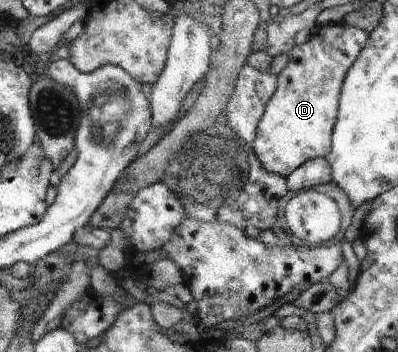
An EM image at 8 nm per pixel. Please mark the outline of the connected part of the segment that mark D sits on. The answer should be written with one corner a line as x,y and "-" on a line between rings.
343,22
330,27
315,25
313,28
315,30
310,33
310,39
306,43
295,44
290,50
288,64
277,75
276,91
266,104
252,141
252,147
261,160
262,167
282,177
288,177
309,160
324,159
330,153
332,130
336,123
339,97
346,72
354,65
364,45
369,43
369,32
350,27

